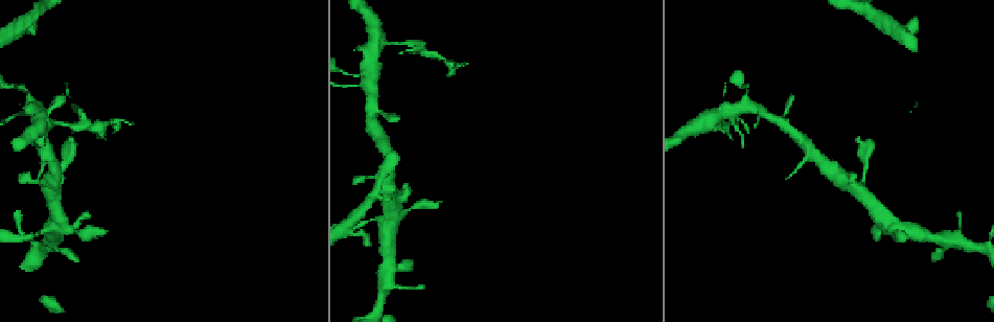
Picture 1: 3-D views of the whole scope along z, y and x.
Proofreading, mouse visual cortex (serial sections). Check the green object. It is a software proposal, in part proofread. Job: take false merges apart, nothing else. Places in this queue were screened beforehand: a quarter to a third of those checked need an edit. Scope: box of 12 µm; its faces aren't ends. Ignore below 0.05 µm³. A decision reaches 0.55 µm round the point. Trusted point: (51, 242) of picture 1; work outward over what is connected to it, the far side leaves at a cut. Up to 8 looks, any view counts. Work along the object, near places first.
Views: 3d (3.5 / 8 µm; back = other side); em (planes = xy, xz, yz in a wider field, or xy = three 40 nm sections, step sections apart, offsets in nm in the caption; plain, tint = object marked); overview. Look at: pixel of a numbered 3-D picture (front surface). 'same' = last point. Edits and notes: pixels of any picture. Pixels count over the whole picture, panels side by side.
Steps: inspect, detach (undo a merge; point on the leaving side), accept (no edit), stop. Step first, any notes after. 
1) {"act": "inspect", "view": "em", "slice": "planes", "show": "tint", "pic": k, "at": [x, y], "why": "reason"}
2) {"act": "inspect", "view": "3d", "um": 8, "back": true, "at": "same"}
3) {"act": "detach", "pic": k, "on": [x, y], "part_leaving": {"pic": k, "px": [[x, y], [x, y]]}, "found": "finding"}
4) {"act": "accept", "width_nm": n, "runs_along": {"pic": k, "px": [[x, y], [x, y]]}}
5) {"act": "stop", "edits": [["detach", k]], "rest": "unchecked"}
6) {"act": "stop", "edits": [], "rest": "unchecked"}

{"act": "inspect", "view": "3d", "um": 3.5, "pic": 1, "at": [50, 226], "why": "sharp bend"}

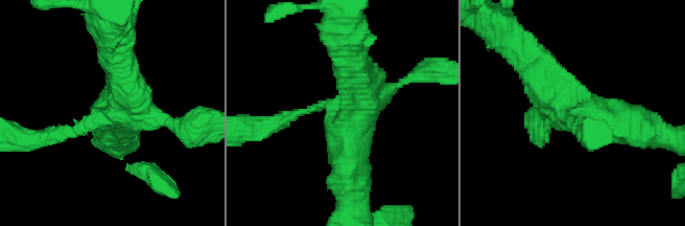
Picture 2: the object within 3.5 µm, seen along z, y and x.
{"act": "inspect", "view": "em", "slice": "xy", "step": 3, "show": "tint", "pic": 2, "at": [574, 111], "arms": 4, "arm_widths_nm": [100, 150, 500, 500]}

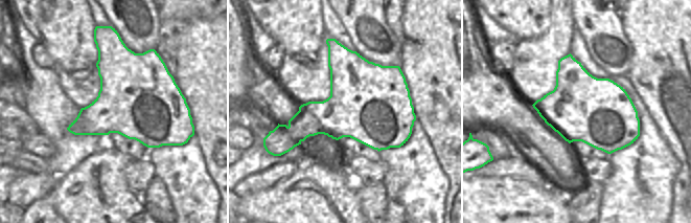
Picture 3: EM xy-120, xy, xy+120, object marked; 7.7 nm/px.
{"act": "accept", "runs_along": {"pic": 2, "px": [[648, 132], [571, 110], [536, 71]]}, "found": "all the same cell"}

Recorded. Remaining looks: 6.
{"act": "inspect", "view": "3d", "um": 8, "pic": 1, "at": [402, 43], "why": "thin neck"}

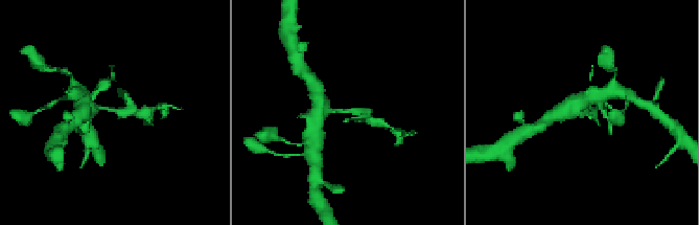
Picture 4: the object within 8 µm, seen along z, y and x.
{"act": "inspect", "view": "3d", "um": 3.5, "pic": 4, "at": [111, 108], "why": "closer look"}

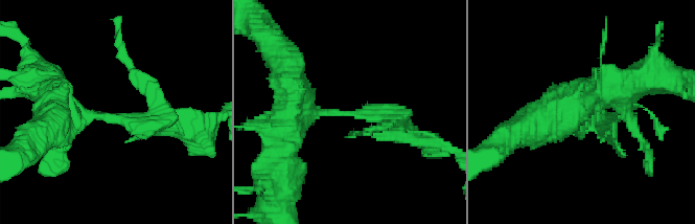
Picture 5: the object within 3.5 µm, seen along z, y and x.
{"act": "detach", "pic": 5, "on": [365, 111], "part_leaving": {"pic": 5, "px": [[331, 113], [389, 115], [424, 139]]}, "found": "a second cell is stuck on"}

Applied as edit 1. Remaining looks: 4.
{"act": "inspect", "view": "overview", "why": "see it whole again"}

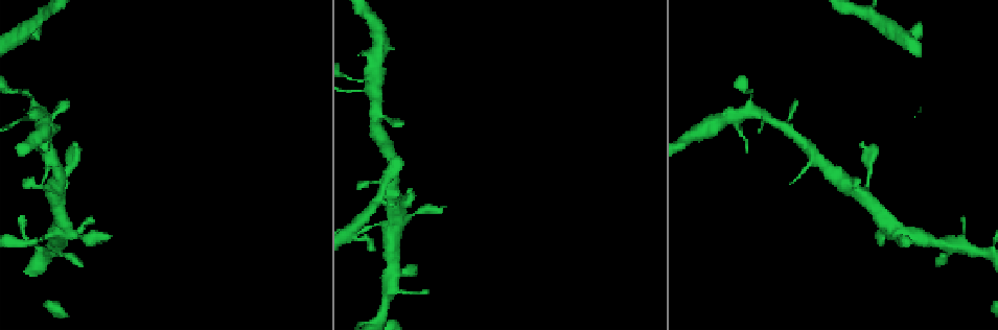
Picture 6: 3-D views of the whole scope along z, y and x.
{"act": "inspect", "view": "3d", "um": 3.5, "pic": 6, "at": [762, 120], "why": "a narrow waist"}

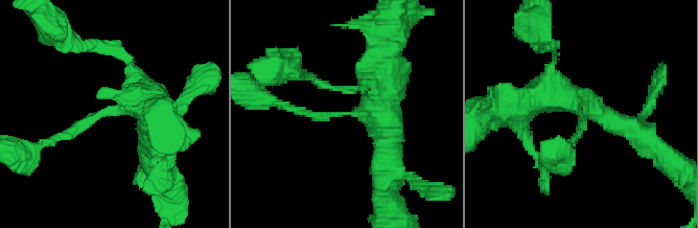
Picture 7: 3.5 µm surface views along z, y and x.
{"act": "inspect", "view": "em", "slice": "xy", "step": 5, "show": "tint", "pic": 7, "at": [102, 111]}

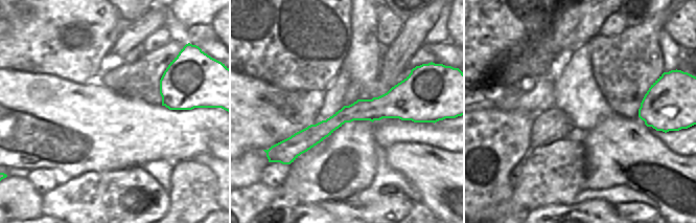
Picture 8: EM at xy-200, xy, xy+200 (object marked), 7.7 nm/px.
{"act": "accept", "found": "one cell here"}

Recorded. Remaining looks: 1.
{"act": "stop", "edits": [["detach", 5]], "rest": "unchecked"}

